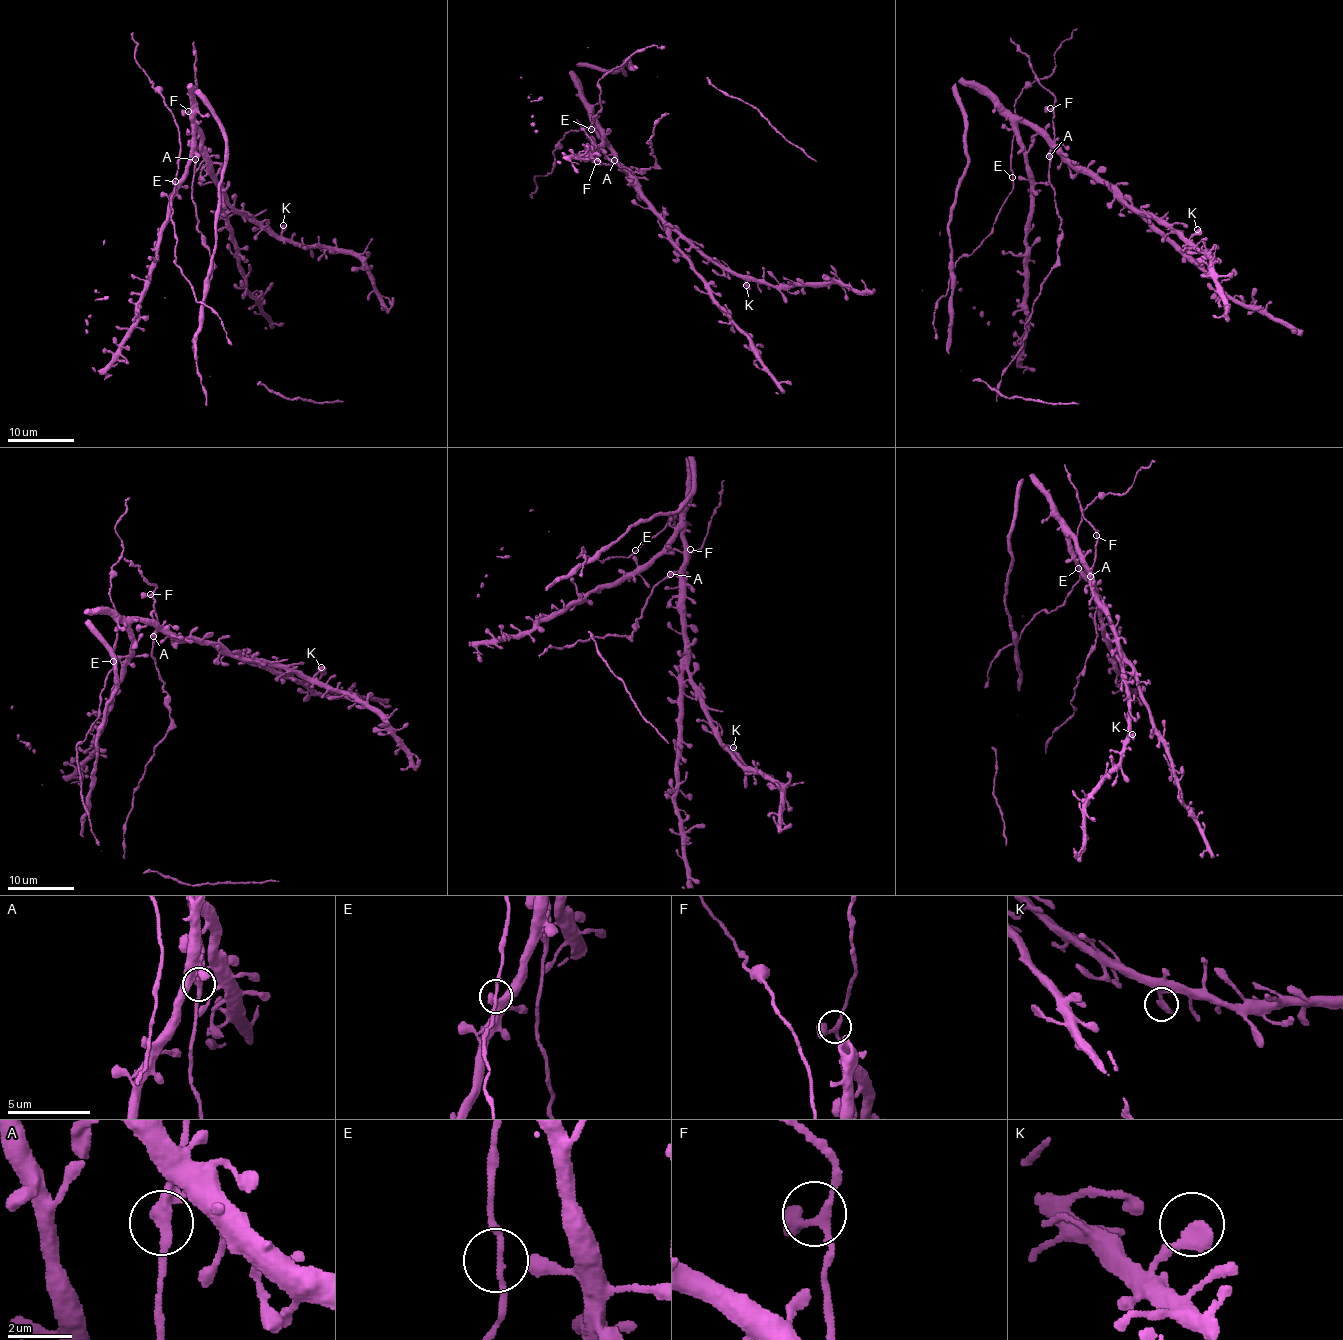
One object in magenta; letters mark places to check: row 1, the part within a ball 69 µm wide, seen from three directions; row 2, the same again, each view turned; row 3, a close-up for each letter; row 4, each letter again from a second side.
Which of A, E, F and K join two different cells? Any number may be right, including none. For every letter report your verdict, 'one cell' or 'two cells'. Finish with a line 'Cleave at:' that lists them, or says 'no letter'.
A: one cell
E: one cell
F: one cell
K: one cell
Cleave at: no letter

